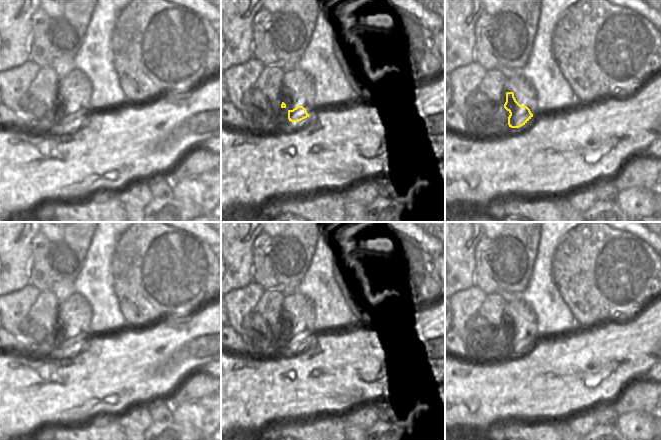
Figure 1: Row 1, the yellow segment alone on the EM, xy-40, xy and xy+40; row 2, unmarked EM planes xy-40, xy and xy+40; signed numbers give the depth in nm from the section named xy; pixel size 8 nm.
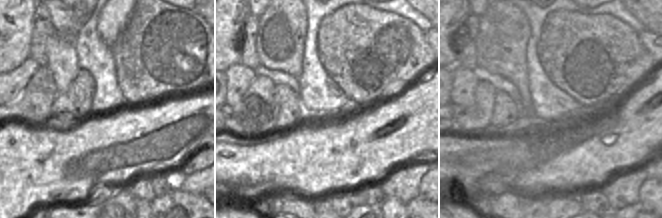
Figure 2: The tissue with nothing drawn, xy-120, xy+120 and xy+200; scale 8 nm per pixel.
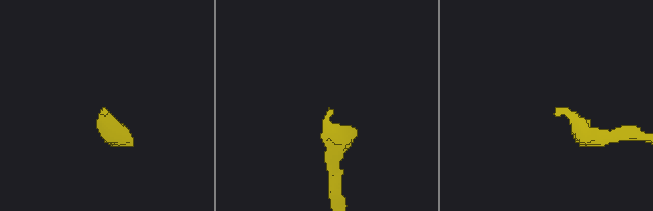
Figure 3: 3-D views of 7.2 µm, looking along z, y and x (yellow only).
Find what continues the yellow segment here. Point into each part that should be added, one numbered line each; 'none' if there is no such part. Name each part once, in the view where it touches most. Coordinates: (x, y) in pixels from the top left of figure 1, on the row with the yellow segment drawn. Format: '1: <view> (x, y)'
1: xy+40 (524, 94)

